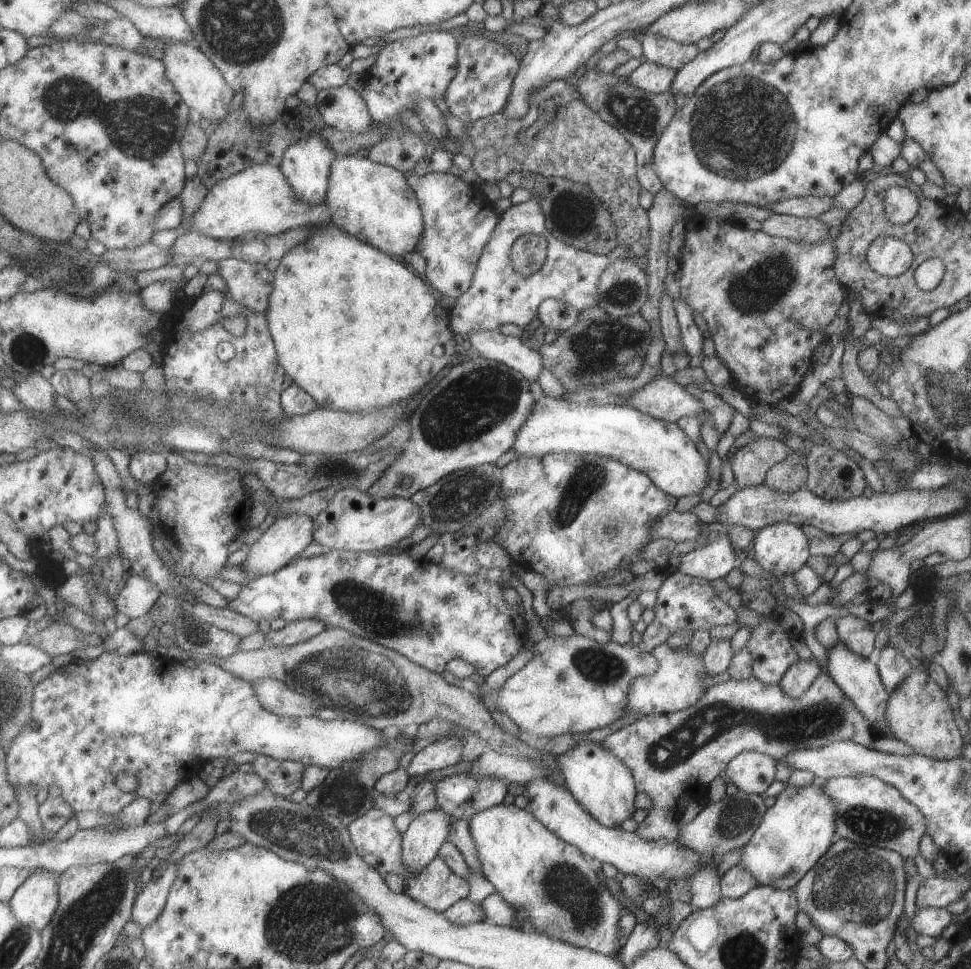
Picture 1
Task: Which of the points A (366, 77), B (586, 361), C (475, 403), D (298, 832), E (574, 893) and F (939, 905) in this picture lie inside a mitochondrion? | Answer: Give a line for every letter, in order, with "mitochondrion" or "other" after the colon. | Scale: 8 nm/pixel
A: other
B: mitochondrion
C: mitochondrion
D: mitochondrion
E: mitochondrion
F: other

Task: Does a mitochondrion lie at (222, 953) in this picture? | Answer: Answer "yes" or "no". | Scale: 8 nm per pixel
no

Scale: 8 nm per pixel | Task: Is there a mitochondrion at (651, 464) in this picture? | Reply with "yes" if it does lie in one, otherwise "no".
no

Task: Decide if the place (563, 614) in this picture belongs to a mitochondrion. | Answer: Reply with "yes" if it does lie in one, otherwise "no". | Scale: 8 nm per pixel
no

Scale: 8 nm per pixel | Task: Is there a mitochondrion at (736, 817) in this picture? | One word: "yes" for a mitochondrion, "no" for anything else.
yes

